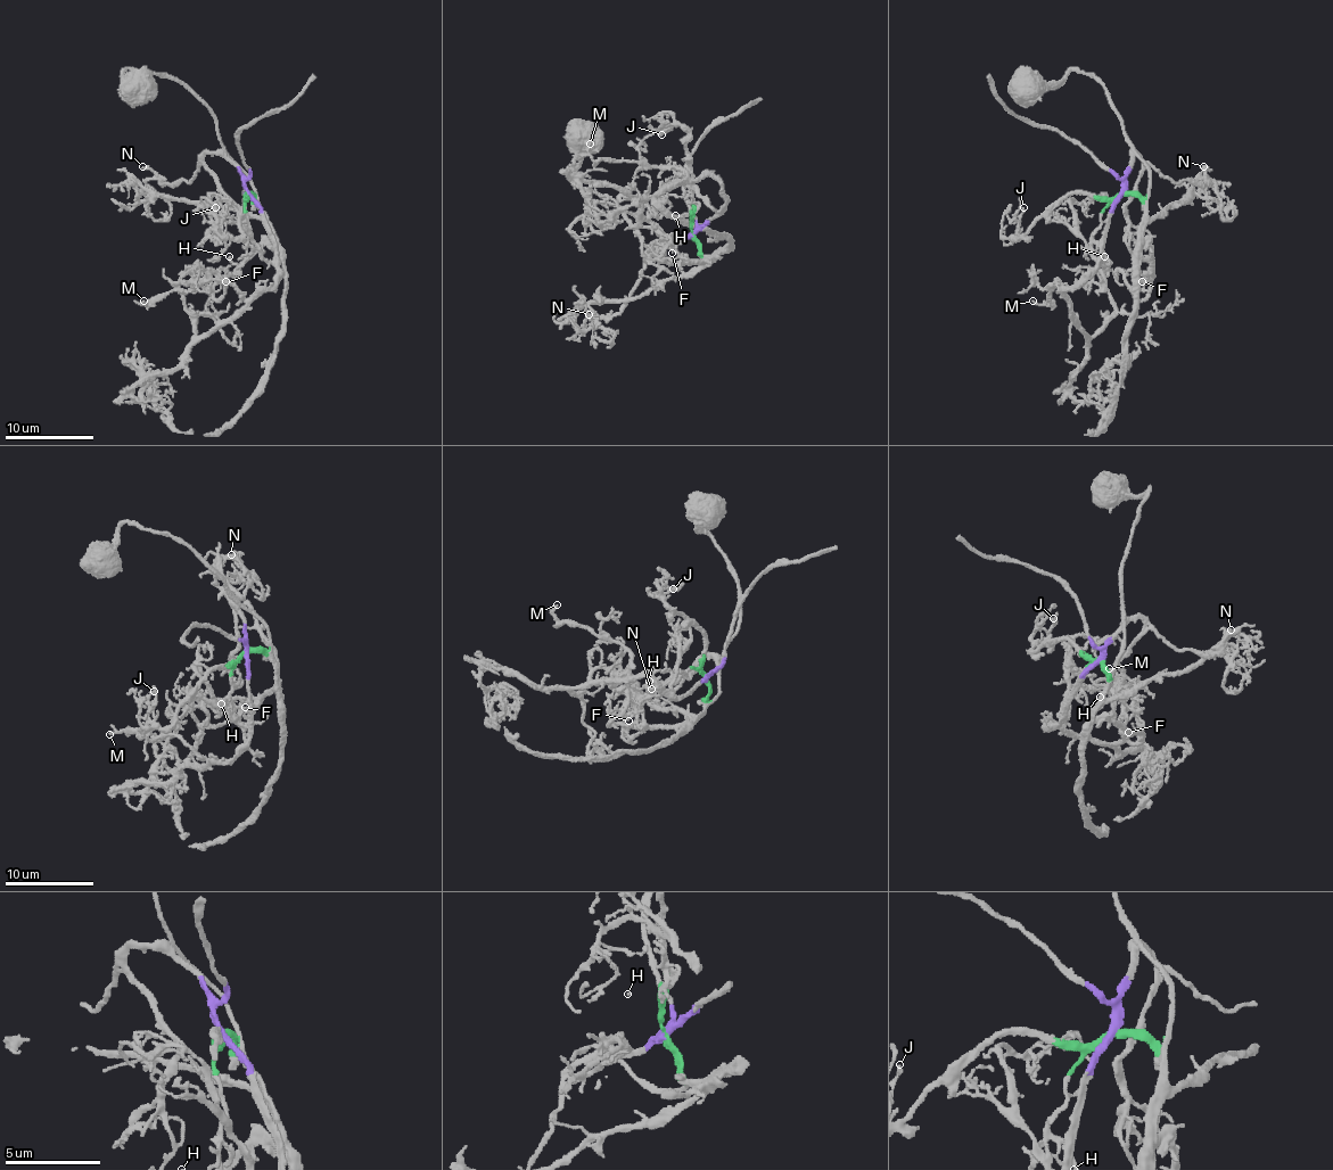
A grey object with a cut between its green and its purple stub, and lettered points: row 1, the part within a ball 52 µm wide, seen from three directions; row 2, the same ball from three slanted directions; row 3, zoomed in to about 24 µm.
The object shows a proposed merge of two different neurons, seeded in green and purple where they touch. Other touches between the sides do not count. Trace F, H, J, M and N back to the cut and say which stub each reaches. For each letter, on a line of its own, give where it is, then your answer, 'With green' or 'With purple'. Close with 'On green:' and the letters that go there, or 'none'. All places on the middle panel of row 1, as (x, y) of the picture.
F: Place: (672, 253). With green
H: Place: (675, 215). With green
J: Place: (661, 134). With green
M: Place: (590, 143). With purple
N: Place: (589, 314). With purple
On green: F, H, J

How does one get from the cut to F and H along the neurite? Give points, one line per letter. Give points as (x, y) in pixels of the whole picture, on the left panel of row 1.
F: (246, 191), (266, 216), (273, 238), (231, 275), (220, 269), (224, 287), (227, 282)
H: (246, 191), (246, 258), (235, 264), (229, 256)

